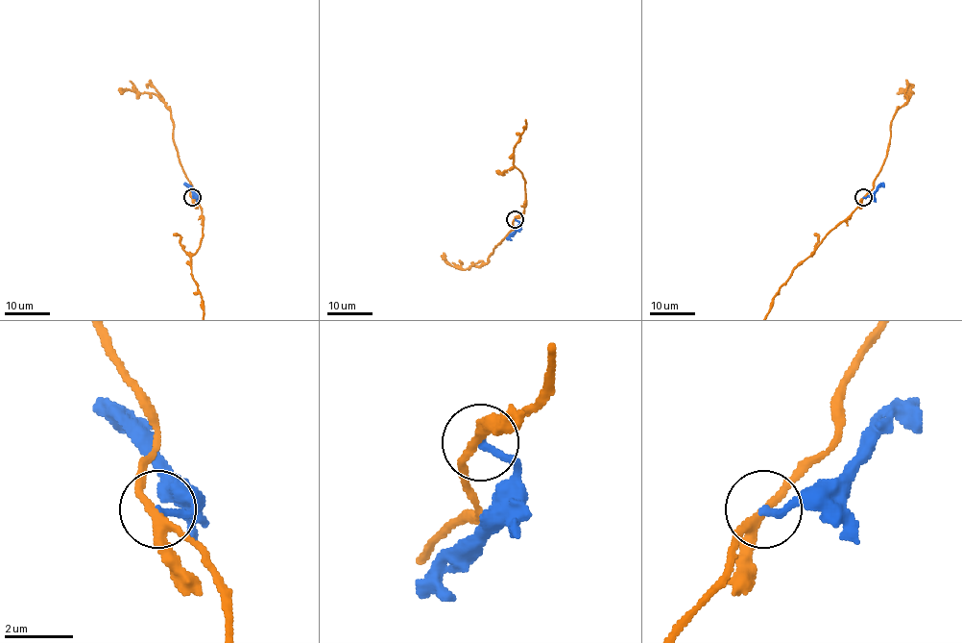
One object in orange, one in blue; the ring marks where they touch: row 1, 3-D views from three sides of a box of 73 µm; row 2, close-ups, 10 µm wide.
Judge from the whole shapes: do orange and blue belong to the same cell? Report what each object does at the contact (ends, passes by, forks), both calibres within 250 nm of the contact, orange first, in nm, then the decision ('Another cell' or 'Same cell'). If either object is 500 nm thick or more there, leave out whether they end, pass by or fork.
At the ring orange forks. At the ring blue ends. Thickness 220 nm (orange) against 200 nm. Another cell

